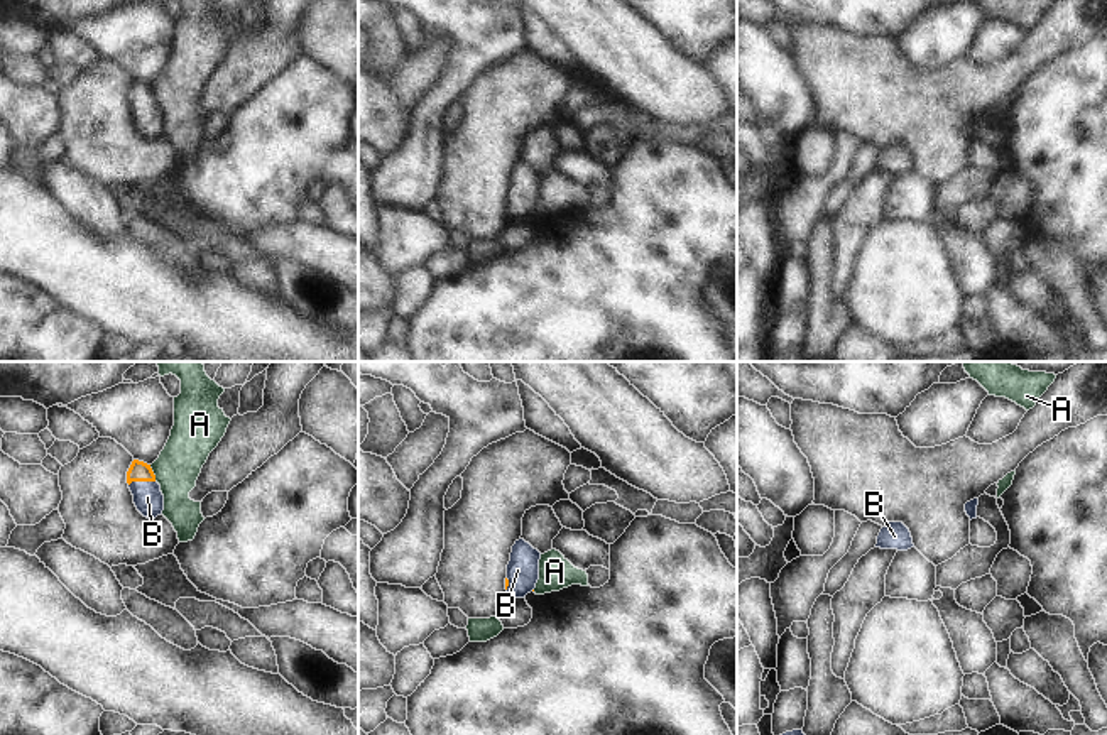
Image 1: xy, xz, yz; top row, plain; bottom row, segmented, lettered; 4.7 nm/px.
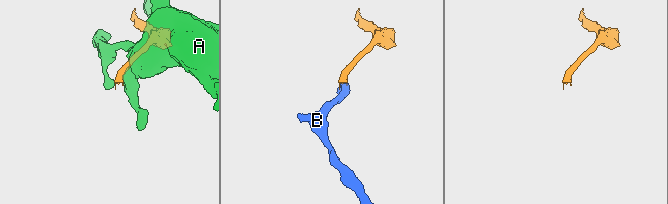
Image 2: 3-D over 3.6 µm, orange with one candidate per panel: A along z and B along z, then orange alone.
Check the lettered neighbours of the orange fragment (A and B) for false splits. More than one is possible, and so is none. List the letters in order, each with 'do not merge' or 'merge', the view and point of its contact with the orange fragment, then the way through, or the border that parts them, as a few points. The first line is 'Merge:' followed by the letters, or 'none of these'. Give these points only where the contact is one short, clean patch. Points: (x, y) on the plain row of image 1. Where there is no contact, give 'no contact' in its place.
Merge: B
A: do not merge; contact xy (152, 95); border xy (149, 87), (156, 102)
B: merge; contact xy (141, 102); way xy (139, 93), (141, 102), (147, 119)

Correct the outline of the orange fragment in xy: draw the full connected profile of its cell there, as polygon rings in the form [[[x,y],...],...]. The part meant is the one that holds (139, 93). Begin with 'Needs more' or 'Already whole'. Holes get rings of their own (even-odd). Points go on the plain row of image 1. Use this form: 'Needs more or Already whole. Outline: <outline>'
Needs more. Outline: [[[134,81],[127,93],[127,105],[134,117],[134,125],[144,139],[155,140],[162,135],[164,117],[150,86]]]

